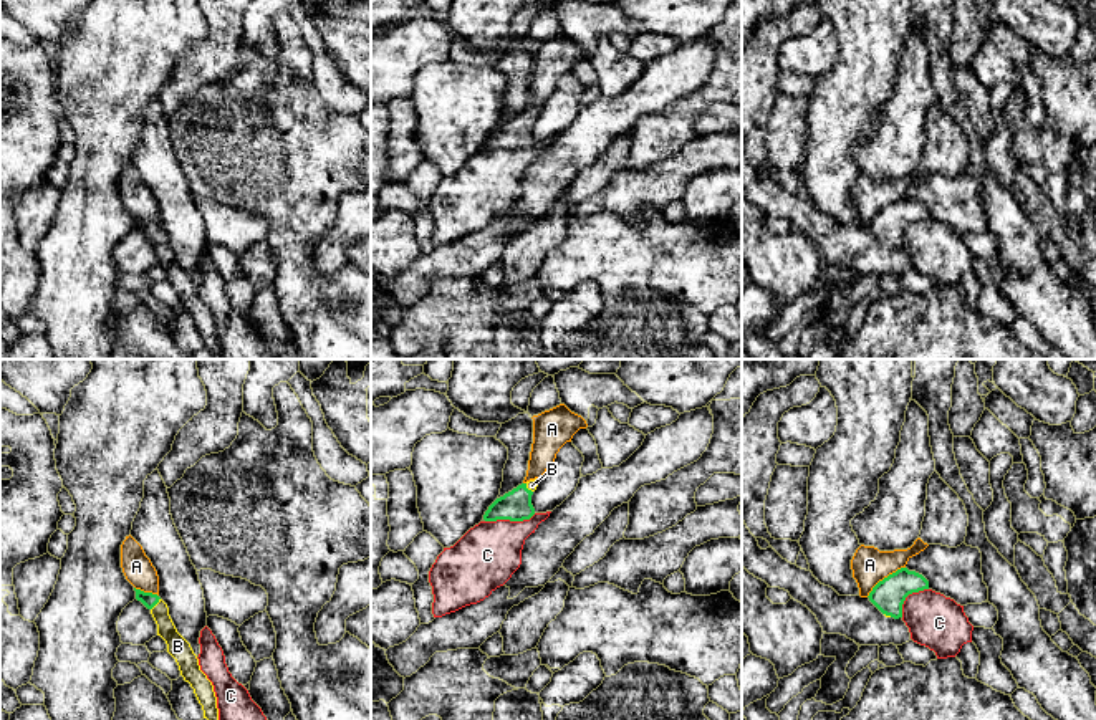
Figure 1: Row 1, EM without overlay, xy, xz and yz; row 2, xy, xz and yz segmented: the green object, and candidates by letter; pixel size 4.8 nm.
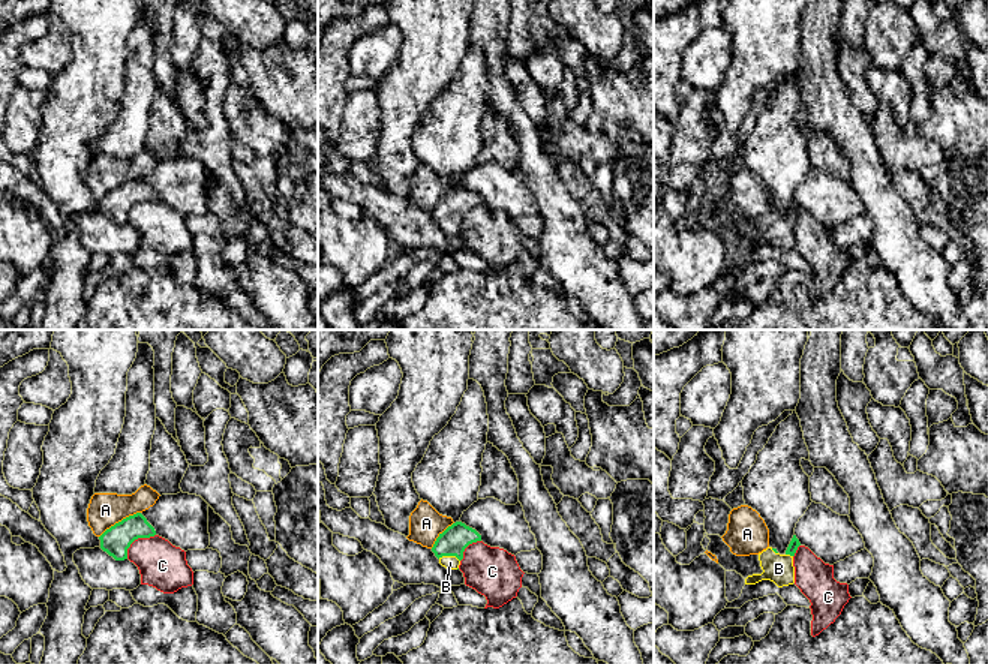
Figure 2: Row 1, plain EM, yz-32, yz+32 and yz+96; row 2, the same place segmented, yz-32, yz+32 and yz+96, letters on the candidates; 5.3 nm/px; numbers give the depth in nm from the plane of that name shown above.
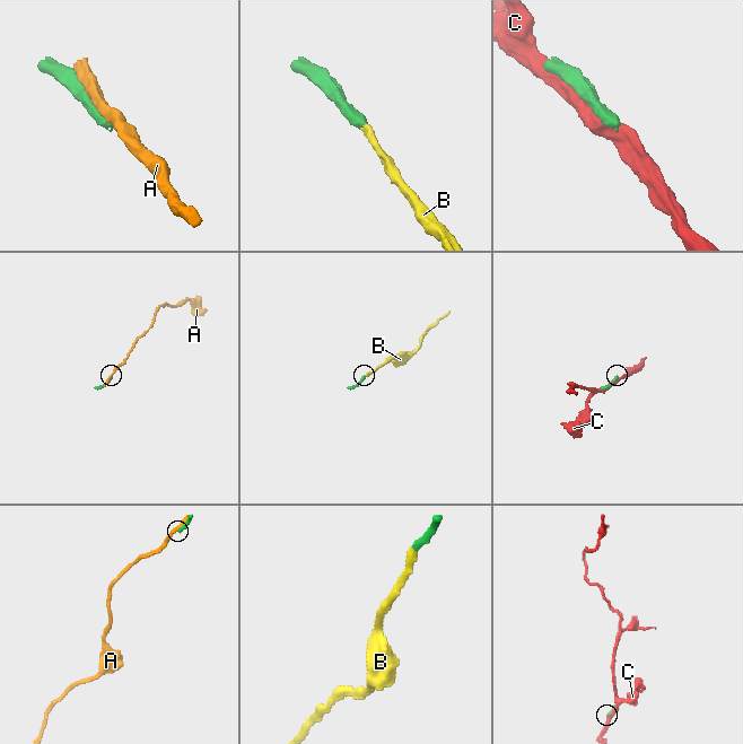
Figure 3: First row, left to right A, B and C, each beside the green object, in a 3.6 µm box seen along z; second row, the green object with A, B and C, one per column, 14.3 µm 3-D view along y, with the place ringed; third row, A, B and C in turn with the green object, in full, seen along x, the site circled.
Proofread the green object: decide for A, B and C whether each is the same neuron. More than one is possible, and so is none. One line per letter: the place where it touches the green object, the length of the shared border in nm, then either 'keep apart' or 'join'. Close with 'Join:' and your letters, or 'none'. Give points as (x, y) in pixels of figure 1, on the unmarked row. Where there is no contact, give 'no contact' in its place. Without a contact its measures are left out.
A: contact yz (884, 207); length 240 nm; keep apart
B: contact xy (156, 232); length 80 nm; join
C: contact xz (510, 149); length 260 nm; keep apart
Join: B

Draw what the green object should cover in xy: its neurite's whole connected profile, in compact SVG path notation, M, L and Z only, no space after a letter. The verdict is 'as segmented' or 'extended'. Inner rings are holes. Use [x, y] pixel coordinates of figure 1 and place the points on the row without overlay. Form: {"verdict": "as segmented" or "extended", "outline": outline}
{"verdict": "extended", "outline": "M136 218L136 228L141 230L152 243L157 253L157 265L167 273L167 281L175 288L180 305L190 313L194 323L202 334L204 348L212 353L219 351L217 326L212 311L200 300L199 288L194 283L190 273L177 262L167 233L152 222Z"}

